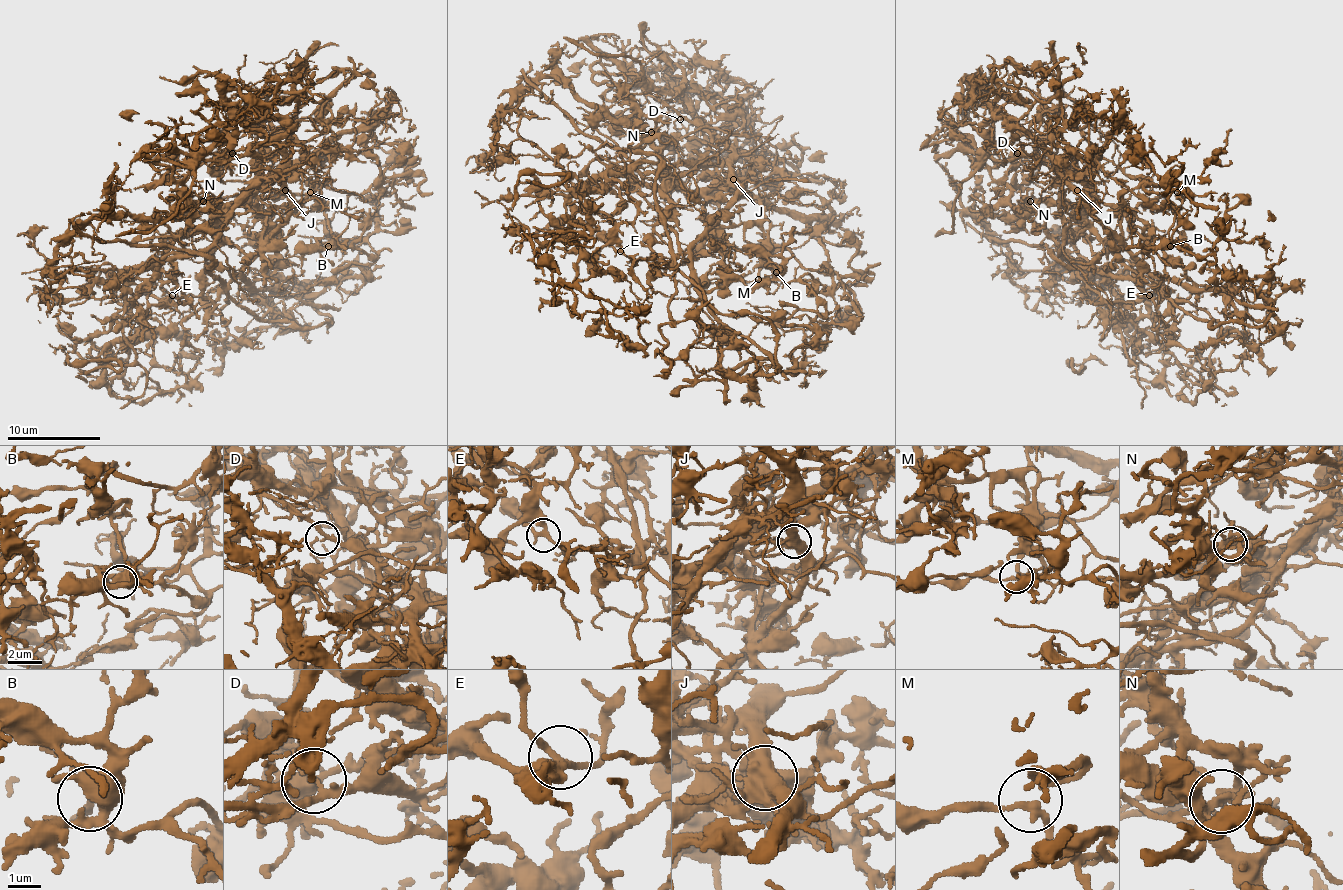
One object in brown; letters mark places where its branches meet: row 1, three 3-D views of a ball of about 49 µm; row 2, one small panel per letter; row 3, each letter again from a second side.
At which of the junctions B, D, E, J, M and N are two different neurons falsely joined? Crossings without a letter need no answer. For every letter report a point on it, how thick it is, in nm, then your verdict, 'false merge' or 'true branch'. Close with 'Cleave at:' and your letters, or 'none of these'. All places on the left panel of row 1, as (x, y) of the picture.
B: place (328, 246); calibre 440 nm; true branch
D: place (232, 153); calibre 180 nm; false merge
E: place (172, 295); calibre 200 nm; true branch
J: place (285, 190); calibre 500 nm; false merge
M: place (310, 192); calibre 200 nm; true branch
N: place (203, 201); calibre 260 nm; false merge
Cleave at: D, J, N

